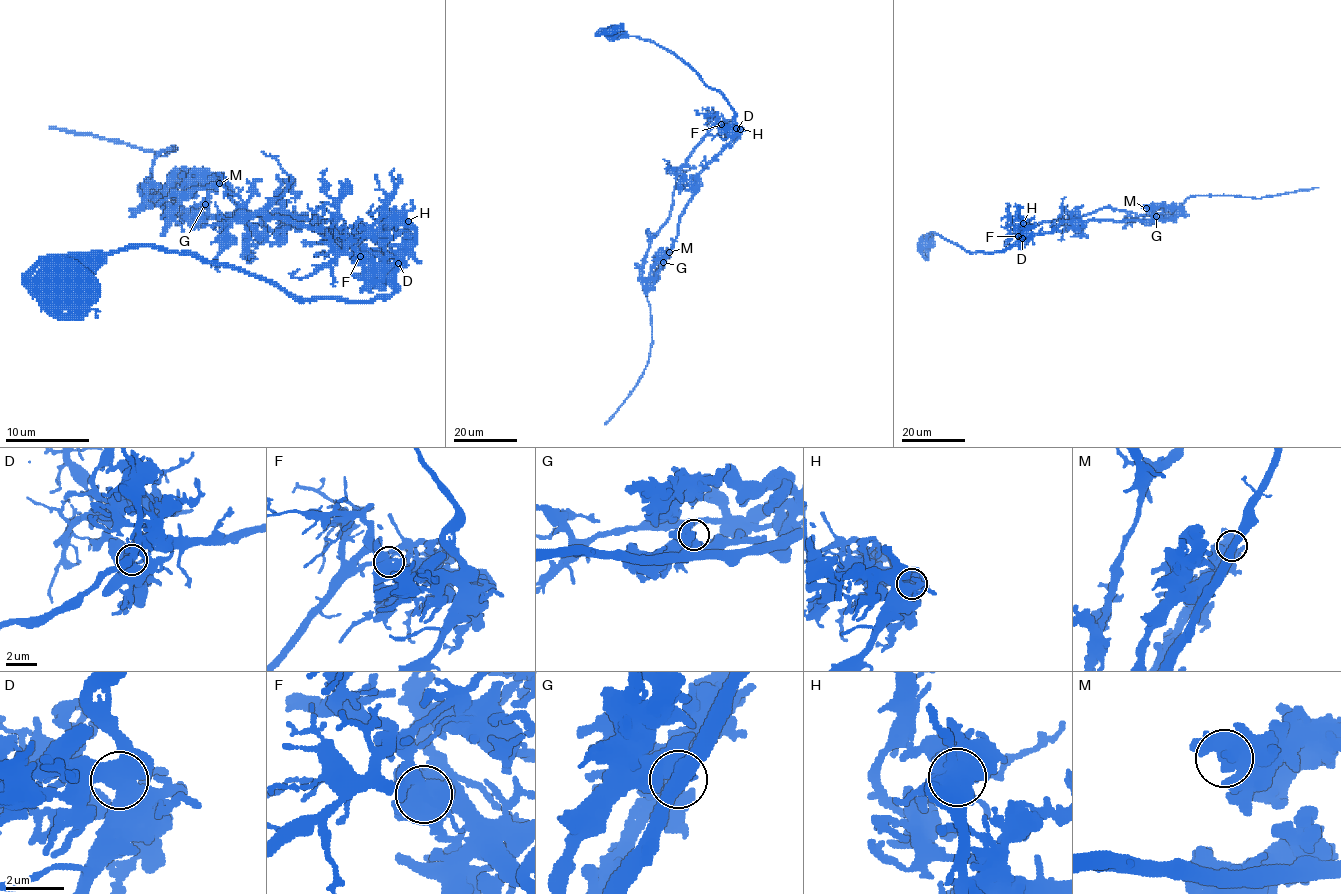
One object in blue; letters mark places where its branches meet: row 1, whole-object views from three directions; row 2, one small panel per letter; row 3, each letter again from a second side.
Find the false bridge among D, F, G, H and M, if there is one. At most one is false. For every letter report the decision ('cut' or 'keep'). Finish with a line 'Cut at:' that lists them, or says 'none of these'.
D: keep
F: cut
G: keep
H: keep
M: keep
Cut at: F

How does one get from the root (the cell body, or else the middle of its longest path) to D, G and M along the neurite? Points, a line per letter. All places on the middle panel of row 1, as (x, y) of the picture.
D: (612, 32), (652, 40), (677, 54), (706, 84), (723, 95), (735, 113), (736, 128)
G: (612, 32), (652, 40), (673, 52), (735, 113), (735, 136), (699, 175), (696, 194), (663, 262)
M: (612, 32), (673, 52), (735, 113), (735, 136), (699, 175), (673, 247), (650, 282), (669, 252)

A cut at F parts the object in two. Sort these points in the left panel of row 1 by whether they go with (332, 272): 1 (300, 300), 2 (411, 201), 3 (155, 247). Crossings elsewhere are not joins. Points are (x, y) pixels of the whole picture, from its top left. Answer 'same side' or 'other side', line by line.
1: other side
2: other side
3: other side

